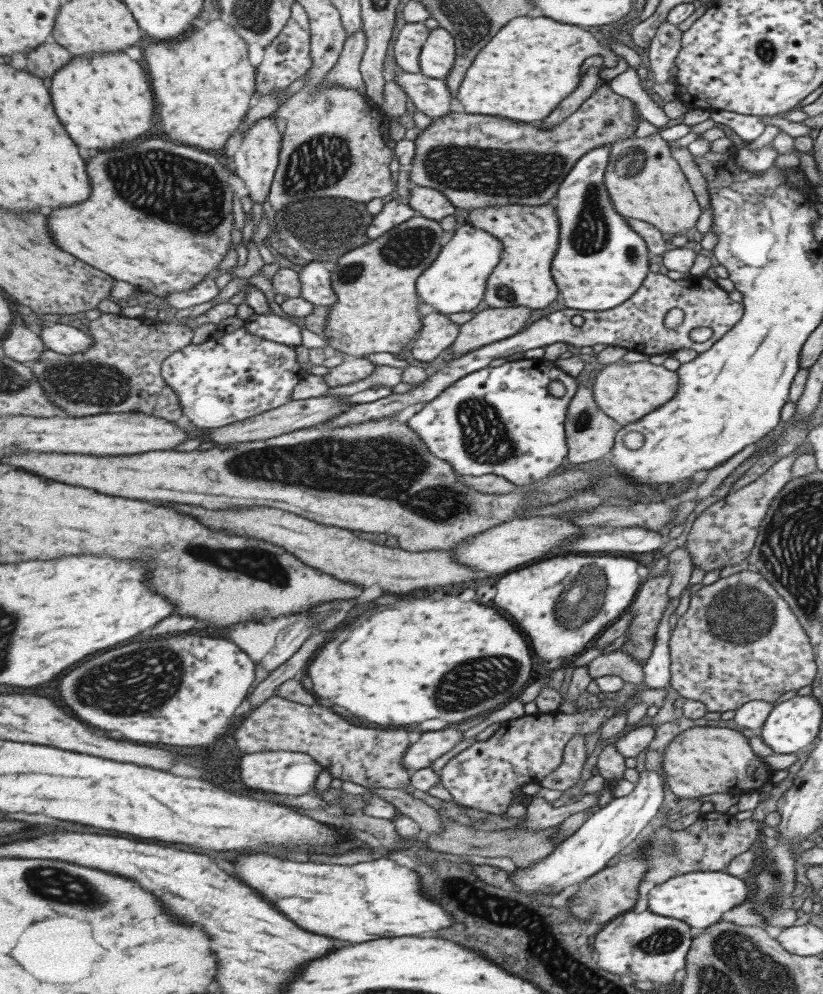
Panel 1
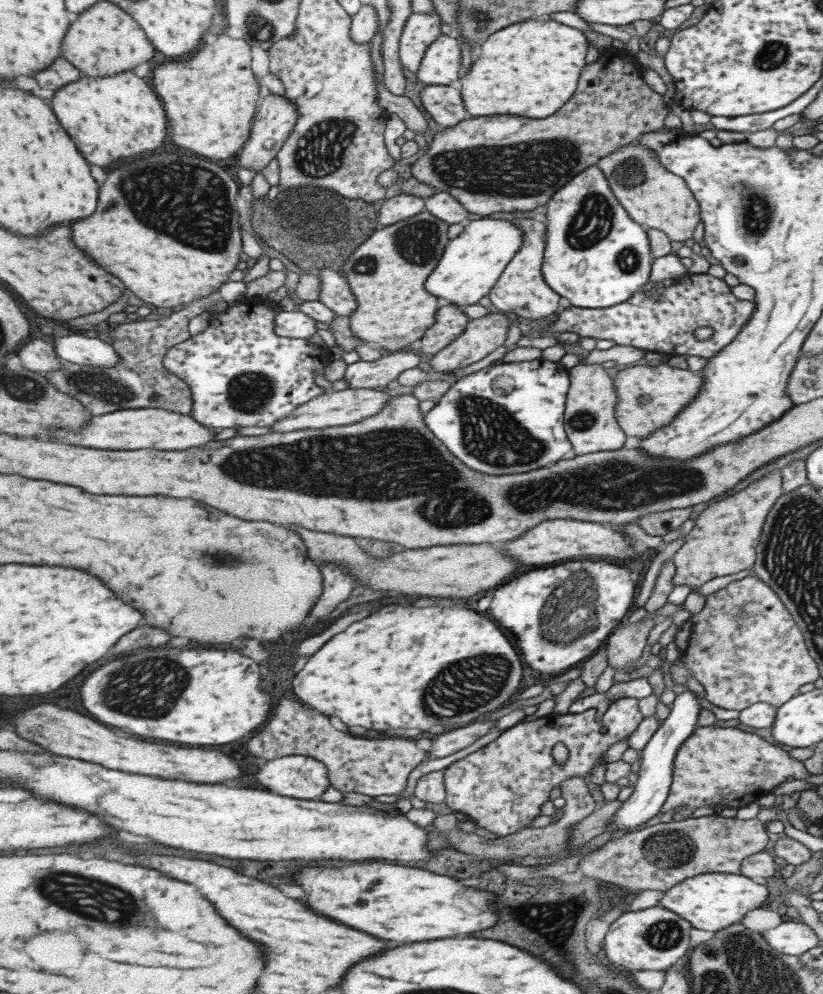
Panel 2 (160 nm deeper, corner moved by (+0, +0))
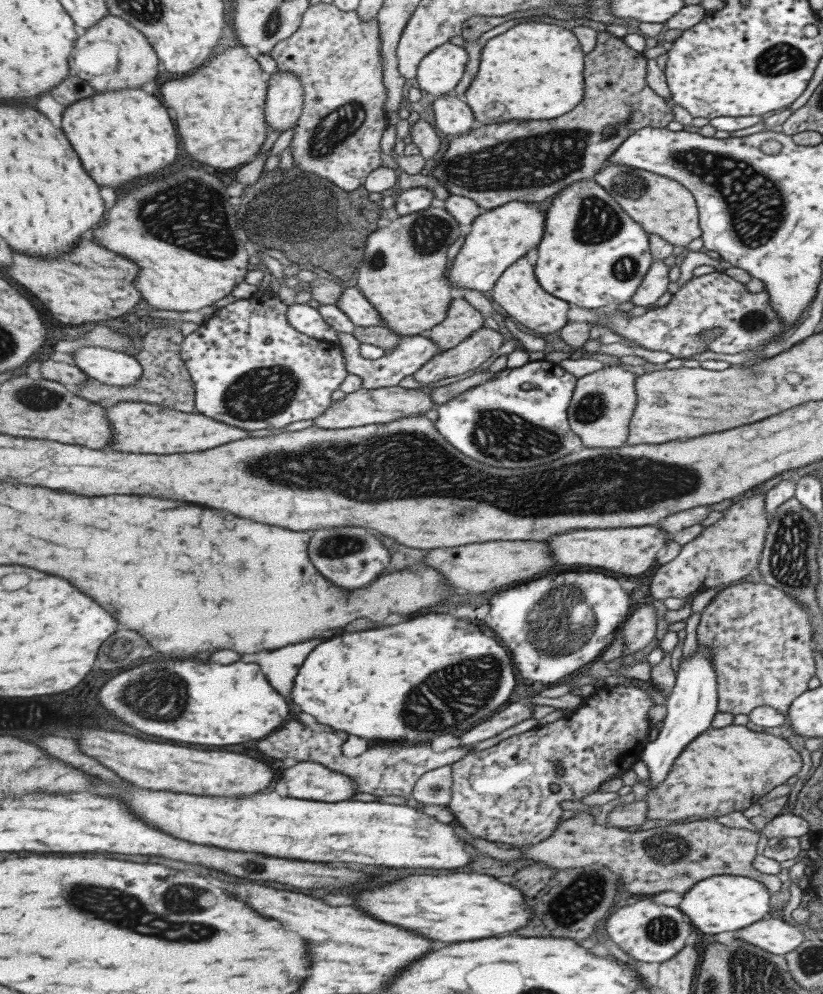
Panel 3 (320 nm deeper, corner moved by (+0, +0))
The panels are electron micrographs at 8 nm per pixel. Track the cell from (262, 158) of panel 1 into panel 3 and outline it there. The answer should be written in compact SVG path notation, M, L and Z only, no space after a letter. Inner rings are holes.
M279 71L269 75L269 88L267 101L265 102L265 123L269 132L277 131L279 134L289 128L293 128L300 119L304 107L304 91L300 79L291 71Z

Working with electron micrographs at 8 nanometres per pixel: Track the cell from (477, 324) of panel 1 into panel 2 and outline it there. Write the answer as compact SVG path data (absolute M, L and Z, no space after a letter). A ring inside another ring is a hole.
M490 312L469 320L463 332L453 342L428 360L429 366L435 372L445 373L485 358L505 342L509 321L514 321L514 317Z

